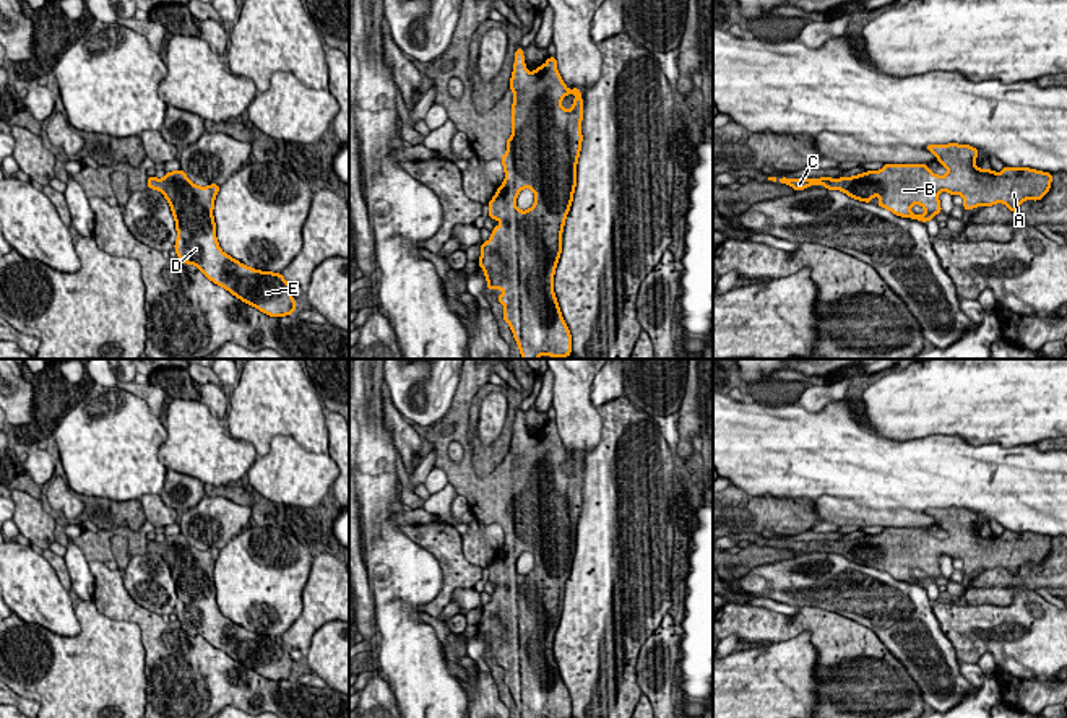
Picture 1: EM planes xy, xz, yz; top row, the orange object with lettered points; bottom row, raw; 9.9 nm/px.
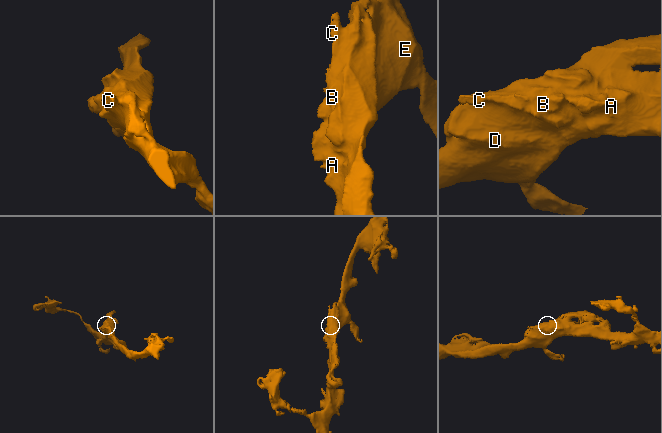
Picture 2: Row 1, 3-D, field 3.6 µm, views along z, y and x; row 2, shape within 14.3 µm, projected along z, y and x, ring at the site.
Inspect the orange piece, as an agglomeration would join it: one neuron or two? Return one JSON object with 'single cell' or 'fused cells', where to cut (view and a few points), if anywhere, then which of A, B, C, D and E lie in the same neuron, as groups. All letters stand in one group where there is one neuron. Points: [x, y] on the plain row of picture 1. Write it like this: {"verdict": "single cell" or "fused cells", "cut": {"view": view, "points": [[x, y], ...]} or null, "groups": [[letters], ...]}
{"verdict": "single cell", "cut": null, "groups": [["A", "B", "C", "D", "E"]]}

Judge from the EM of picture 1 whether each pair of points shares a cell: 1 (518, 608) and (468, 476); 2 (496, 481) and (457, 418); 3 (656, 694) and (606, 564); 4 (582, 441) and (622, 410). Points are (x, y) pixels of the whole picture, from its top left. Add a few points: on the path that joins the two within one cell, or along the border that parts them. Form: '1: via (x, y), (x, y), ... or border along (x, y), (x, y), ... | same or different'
1: via (509, 567), (518, 540), (518, 493), (509, 484) | same
2: via (476, 480), (466, 470), (463, 437) | same
3: border along (661, 618), (639, 653), (640, 689) | different
4: border along (600, 410), (601, 439), (585, 455), (585, 460) | different

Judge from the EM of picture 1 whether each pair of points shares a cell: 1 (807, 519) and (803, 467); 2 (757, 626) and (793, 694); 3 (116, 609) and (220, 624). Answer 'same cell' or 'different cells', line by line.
1: different cells
2: different cells
3: different cells

